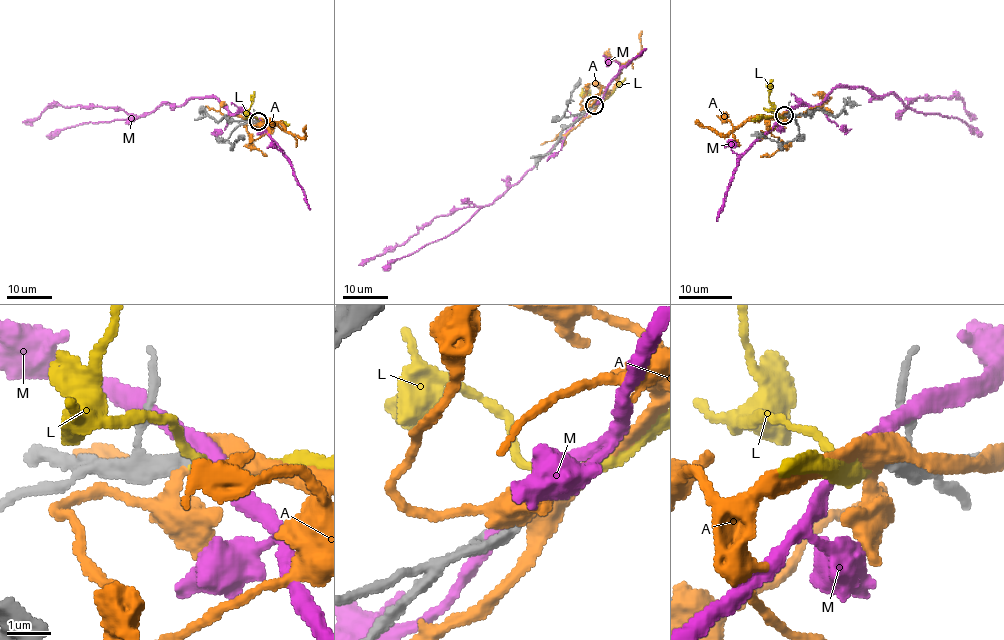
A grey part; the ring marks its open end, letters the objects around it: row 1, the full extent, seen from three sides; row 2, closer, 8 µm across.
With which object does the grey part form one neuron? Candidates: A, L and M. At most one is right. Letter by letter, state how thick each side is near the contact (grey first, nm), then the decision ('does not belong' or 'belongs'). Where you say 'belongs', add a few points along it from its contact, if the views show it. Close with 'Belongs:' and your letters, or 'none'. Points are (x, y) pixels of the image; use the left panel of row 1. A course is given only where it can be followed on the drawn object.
A: 320/380 nm | does not belong
L: 280/320 nm | belongs | via (258, 121), (249, 112), (254, 91)
M: 320/320 nm | does not belong
Belongs: L

